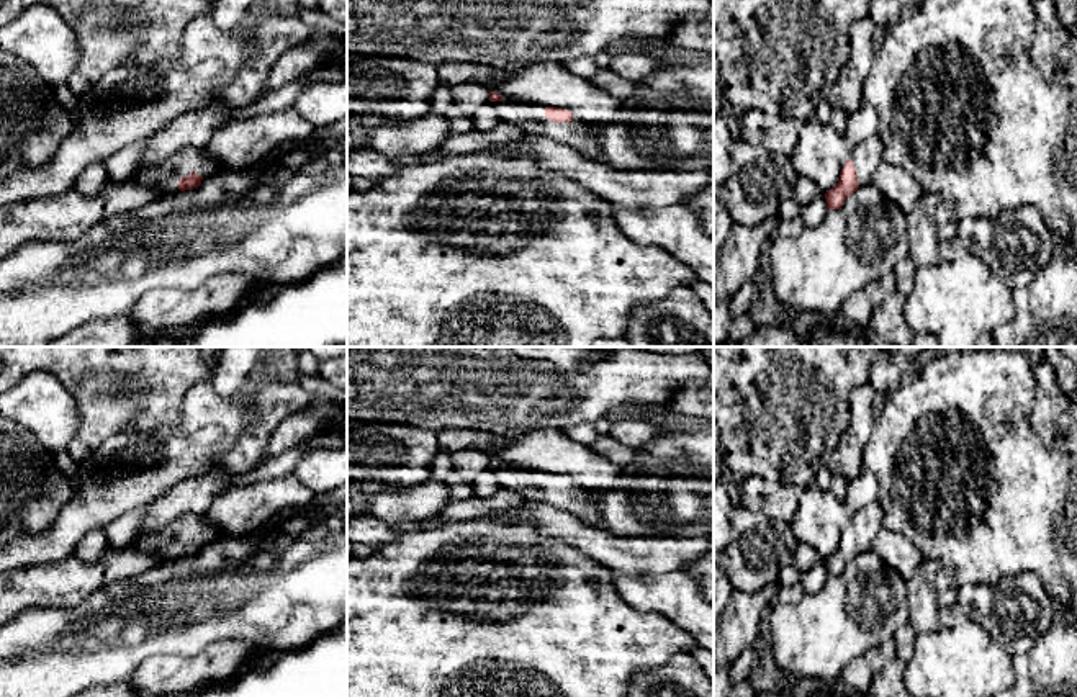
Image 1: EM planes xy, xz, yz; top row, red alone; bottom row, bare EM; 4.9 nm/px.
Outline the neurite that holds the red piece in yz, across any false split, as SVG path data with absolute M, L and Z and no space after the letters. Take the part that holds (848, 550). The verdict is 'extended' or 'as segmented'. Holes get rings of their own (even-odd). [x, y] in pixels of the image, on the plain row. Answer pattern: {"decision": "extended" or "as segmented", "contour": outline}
{"decision": "extended", "contour": "M879 501L866 506L851 517L838 550L825 560L828 576L841 576L845 566L861 551L871 550L876 535L882 530L882 506Z"}

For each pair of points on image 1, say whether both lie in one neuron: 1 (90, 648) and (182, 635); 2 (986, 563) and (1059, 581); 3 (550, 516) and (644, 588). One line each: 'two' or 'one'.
1: one
2: one
3: two

